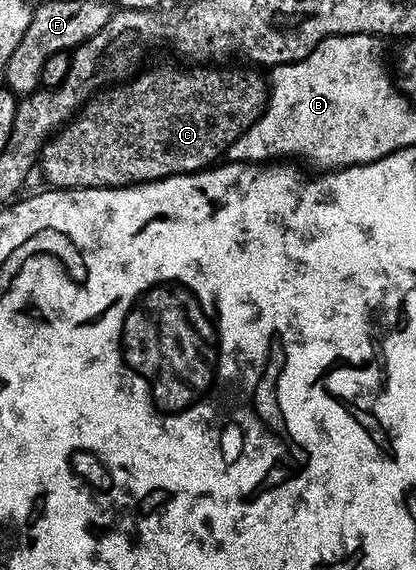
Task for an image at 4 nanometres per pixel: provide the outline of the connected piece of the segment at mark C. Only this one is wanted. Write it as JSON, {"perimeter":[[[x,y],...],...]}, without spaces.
{"perimeter":[[[185,66],[189,68],[153,68],[150,72],[142,71],[140,74],[132,77],[128,82],[122,82],[116,86],[106,87],[104,90],[97,93],[96,96],[93,97],[92,100],[89,101],[88,104],[85,105],[84,108],[81,109],[80,112],[77,113],[76,116],[73,117],[72,120],[69,121],[68,124],[65,125],[64,128],[61,128],[55,135],[49,137],[48,140],[45,141],[45,145],[43,146],[43,150],[41,151],[41,159],[39,161],[39,172],[42,172],[45,175],[46,185],[52,186],[54,188],[123,188],[127,184],[146,184],[149,180],[162,180],[163,178],[167,178],[168,176],[178,176],[179,174],[183,174],[184,172],[200,172],[201,169],[210,167],[214,162],[220,161],[222,159],[221,156],[230,151],[231,145],[235,143],[237,139],[248,128],[256,122],[257,117],[261,115],[265,101],[267,99],[267,80],[260,76],[262,73],[260,71],[254,70],[249,66],[237,66],[241,68],[229,68],[233,66],[225,66],[225,68],[220,72],[220,67],[217,66]]]}

